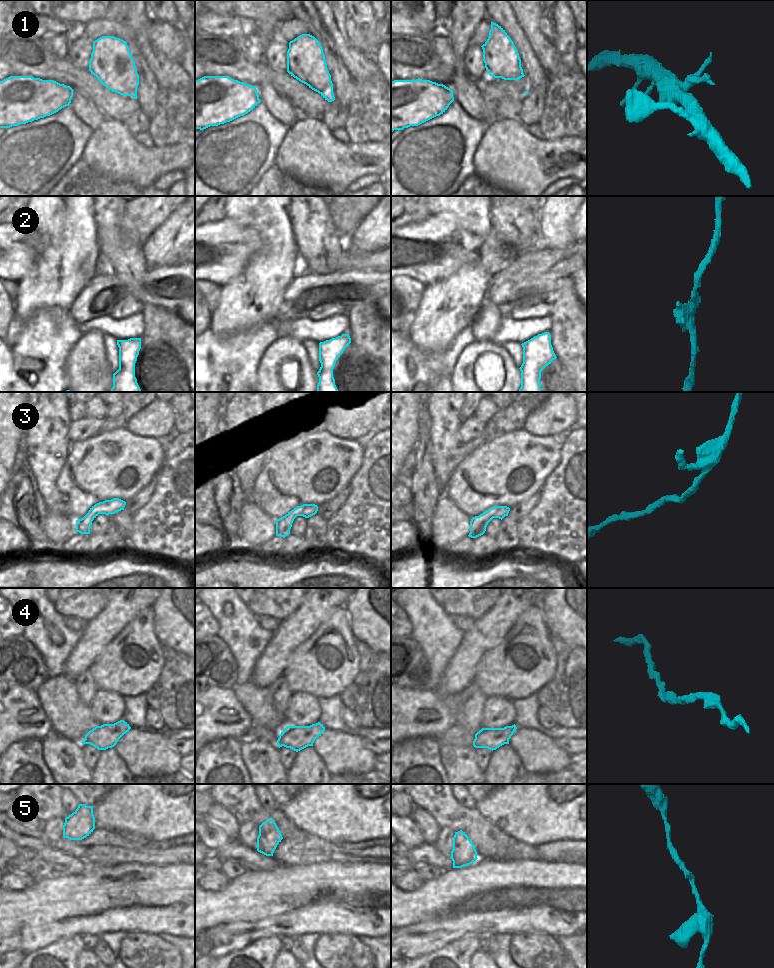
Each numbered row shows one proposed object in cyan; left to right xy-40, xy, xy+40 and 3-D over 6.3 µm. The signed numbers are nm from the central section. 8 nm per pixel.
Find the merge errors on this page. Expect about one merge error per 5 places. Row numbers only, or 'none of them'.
2

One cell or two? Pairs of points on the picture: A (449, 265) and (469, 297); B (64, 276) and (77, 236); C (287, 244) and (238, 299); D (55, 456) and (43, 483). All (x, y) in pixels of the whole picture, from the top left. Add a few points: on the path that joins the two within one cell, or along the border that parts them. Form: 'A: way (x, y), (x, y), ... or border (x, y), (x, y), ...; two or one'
A: border (476, 263), (468, 263), (447, 277), (433, 283); two
B: way (64, 266), (66, 264), (68, 246); one
C: way (277, 258), (252, 285); one
D: way (48, 463), (45, 466), (45, 476); one

